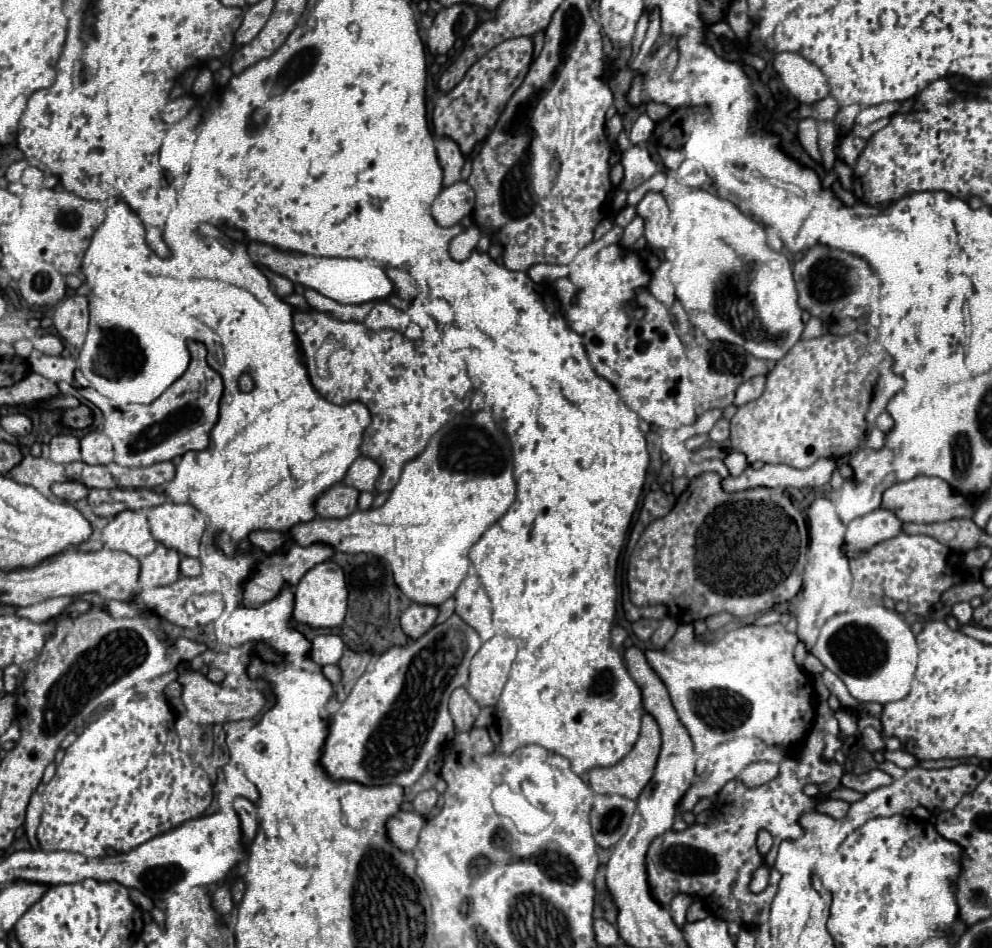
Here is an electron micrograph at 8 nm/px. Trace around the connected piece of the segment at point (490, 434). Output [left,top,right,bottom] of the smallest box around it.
[251,411,515,605]

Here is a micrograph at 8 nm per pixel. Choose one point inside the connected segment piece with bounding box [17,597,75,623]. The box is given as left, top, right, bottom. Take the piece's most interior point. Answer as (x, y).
(49, 608)

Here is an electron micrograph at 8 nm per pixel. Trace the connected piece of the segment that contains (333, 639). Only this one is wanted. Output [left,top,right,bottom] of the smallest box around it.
[311,633,345,665]

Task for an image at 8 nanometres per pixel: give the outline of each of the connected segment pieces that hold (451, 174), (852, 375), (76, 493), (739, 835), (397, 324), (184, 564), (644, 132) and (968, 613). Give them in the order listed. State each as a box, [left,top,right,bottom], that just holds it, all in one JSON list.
[[435,137,465,187],[731,333,883,469],[51,481,89,503],[647,733,864,925],[365,303,409,333],[179,557,201,577],[629,113,655,145],[953,603,973,625]]

